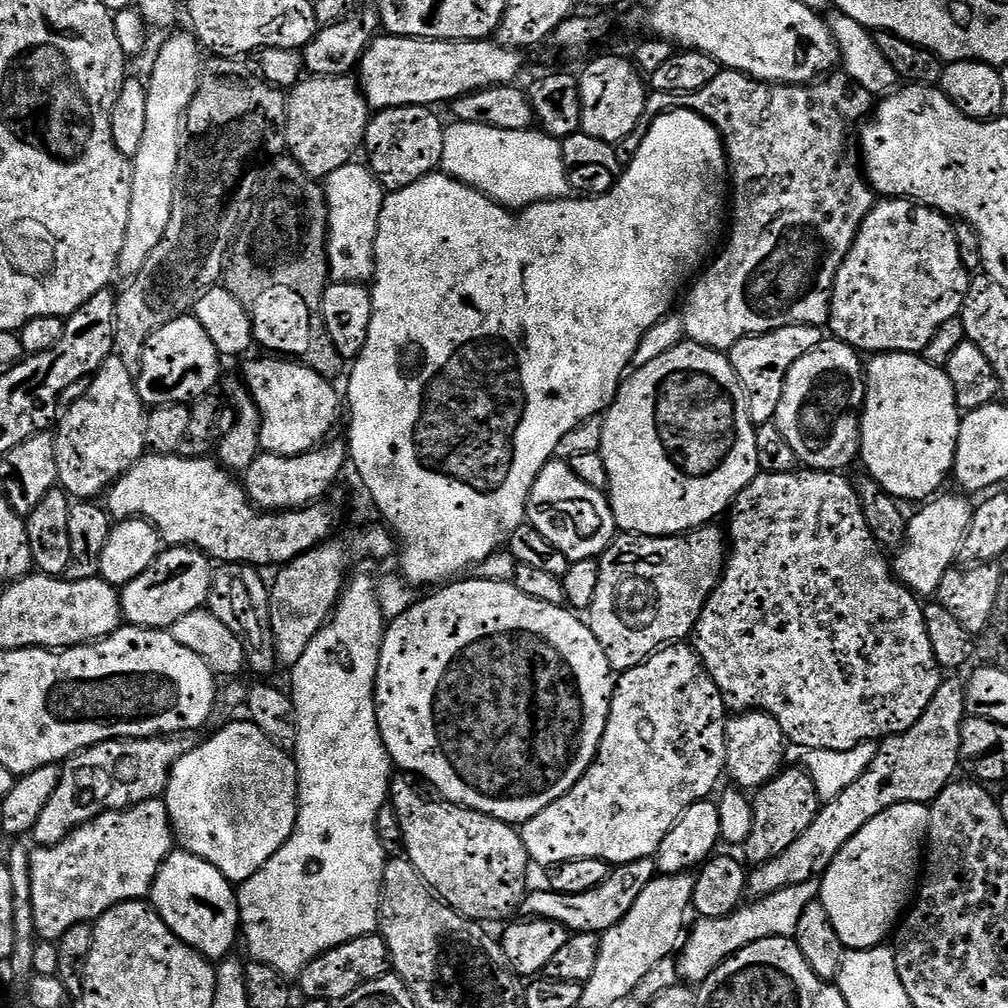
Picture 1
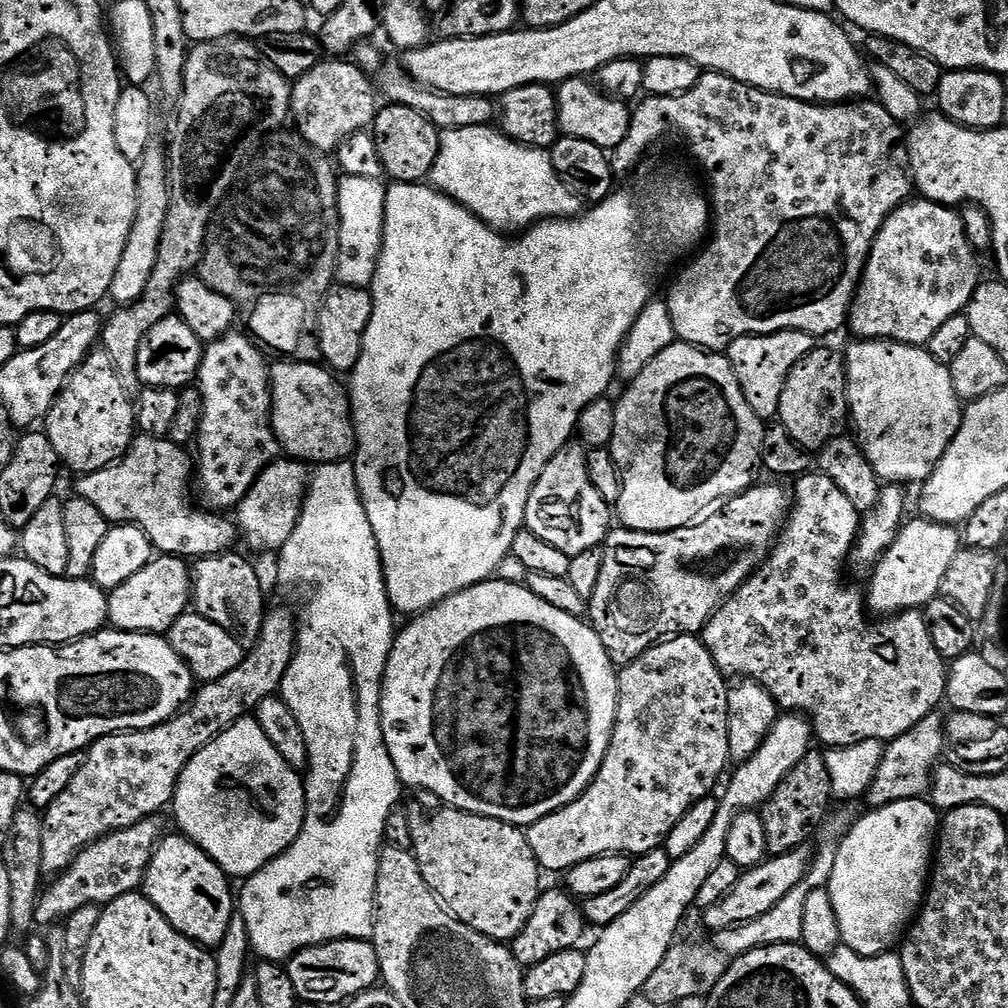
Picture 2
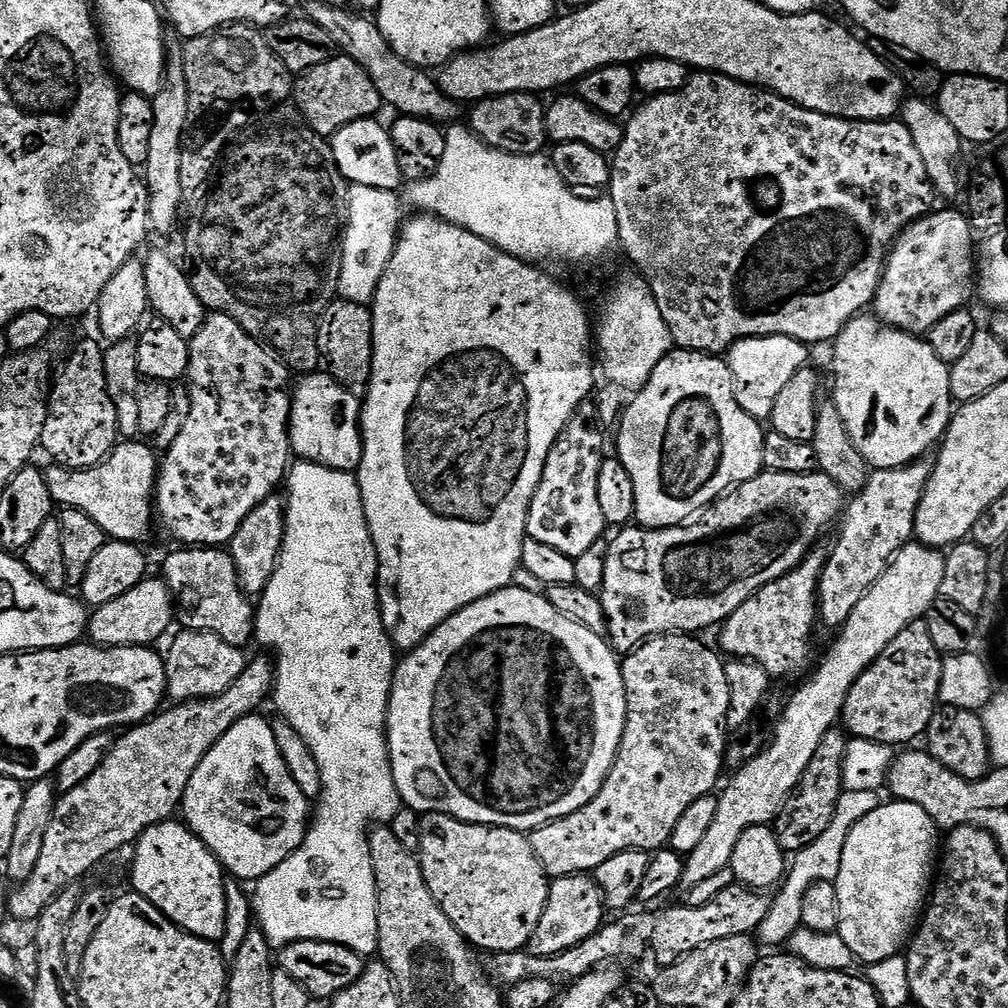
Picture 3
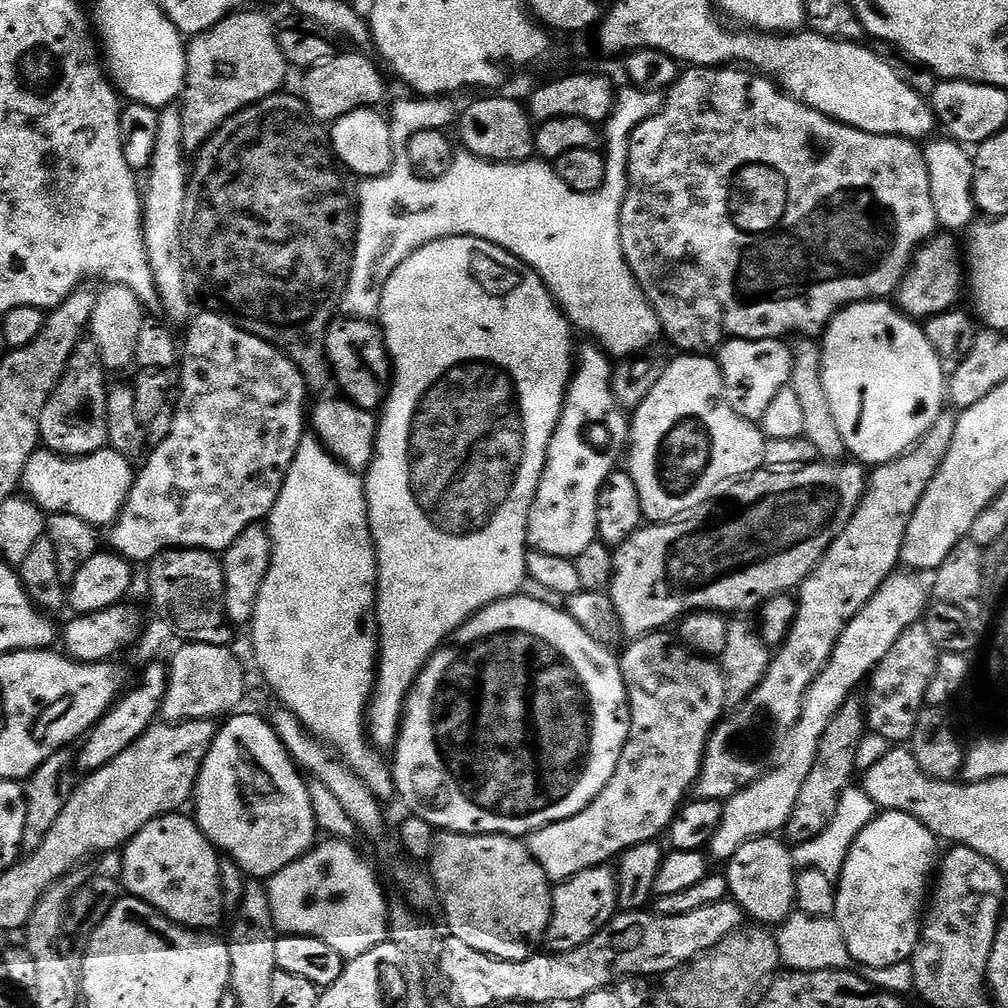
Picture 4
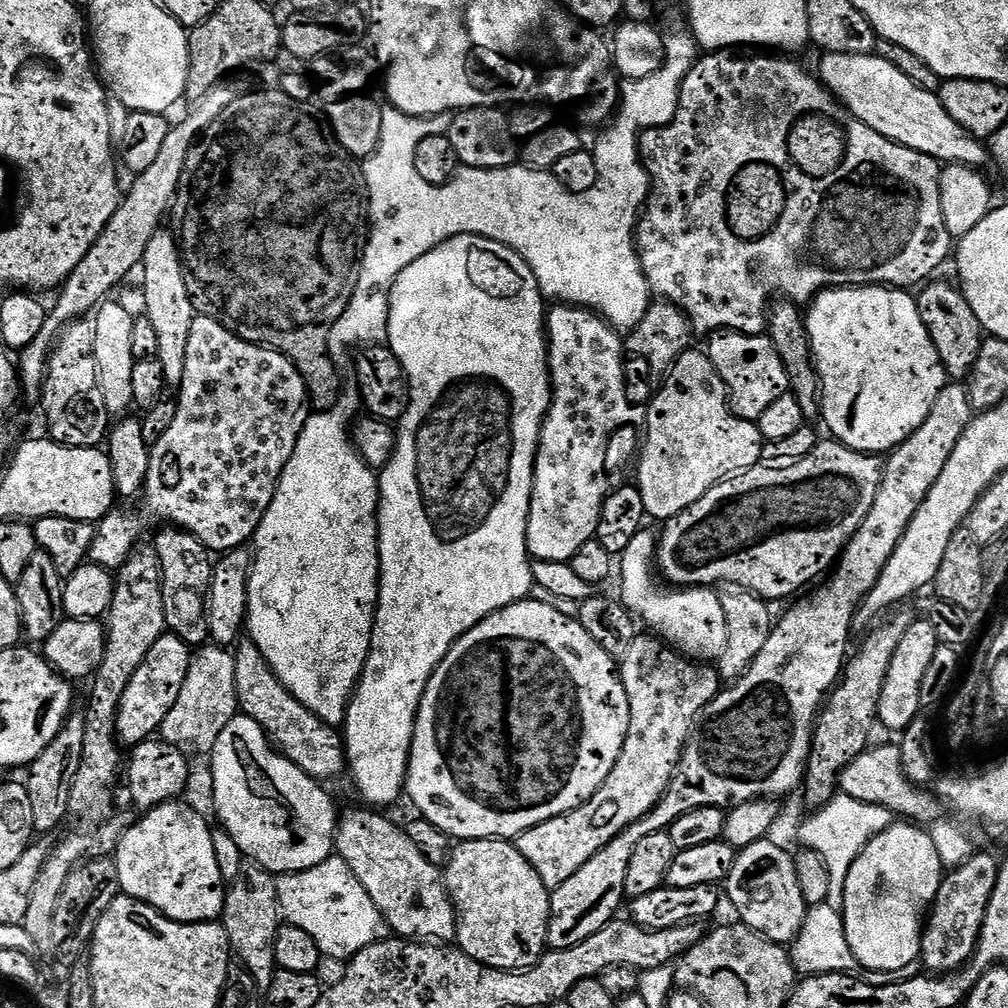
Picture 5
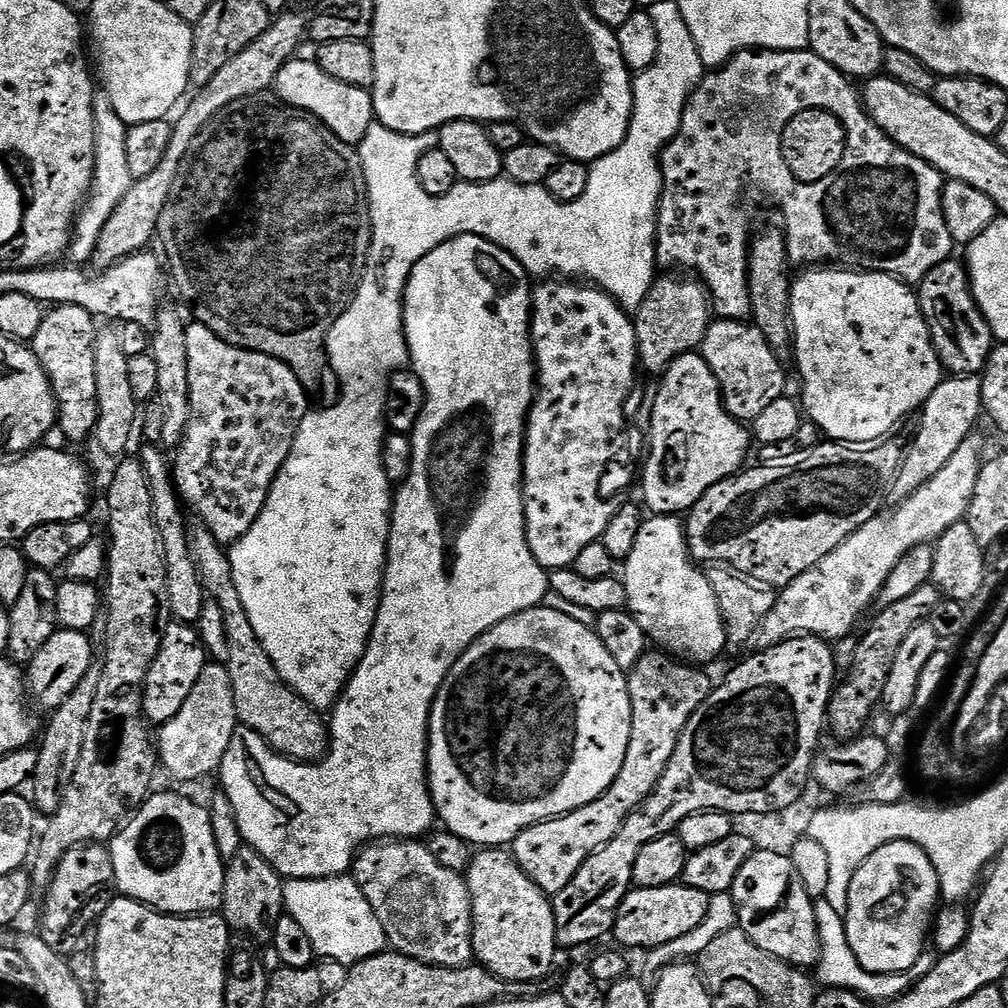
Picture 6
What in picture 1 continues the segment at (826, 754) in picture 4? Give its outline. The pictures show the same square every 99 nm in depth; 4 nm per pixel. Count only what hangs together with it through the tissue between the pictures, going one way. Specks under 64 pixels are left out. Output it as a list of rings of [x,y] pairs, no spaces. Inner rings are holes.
[[[803,766],[785,767],[769,784],[755,789],[751,797],[754,810],[754,826],[750,838],[742,845],[742,852],[748,855],[747,863],[755,866],[778,858],[782,850],[787,850],[793,842],[798,842],[814,818],[818,818],[822,801],[815,786],[815,780]]]

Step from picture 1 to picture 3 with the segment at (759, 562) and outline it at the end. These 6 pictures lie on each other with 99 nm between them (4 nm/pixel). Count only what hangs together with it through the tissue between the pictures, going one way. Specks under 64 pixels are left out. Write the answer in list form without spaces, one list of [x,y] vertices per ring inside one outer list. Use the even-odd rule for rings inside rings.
[[[809,551],[794,570],[746,598],[746,602],[742,602],[742,606],[738,606],[738,610],[734,610],[719,629],[719,647],[725,653],[728,651],[729,657],[761,664],[772,678],[807,673],[813,663],[812,631],[816,624],[818,628],[818,593],[825,559],[823,551]],[[923,620],[906,626],[906,630],[882,650],[879,658],[860,675],[850,690],[842,713],[847,735],[893,746],[908,746],[911,740],[919,736],[921,739],[938,707],[943,665],[944,656],[934,646]]]

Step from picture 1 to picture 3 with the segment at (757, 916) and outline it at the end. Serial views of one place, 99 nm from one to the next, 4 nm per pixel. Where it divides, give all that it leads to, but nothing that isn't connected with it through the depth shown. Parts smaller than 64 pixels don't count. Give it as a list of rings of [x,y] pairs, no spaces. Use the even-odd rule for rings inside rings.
[[[870,790],[841,792],[838,806],[834,810],[834,818],[830,818],[830,826],[826,826],[826,831],[815,842],[810,842],[810,846],[806,846],[806,850],[795,853],[791,857],[790,867],[782,881],[782,887],[775,893],[775,895],[777,894],[776,900],[774,896],[774,920],[776,916],[778,939],[787,941],[802,927],[802,898],[806,894],[806,890],[810,890],[810,886],[814,886],[814,882],[834,882],[838,878],[838,870],[842,866],[842,850],[850,830],[855,824],[862,822],[862,818],[866,818],[866,814],[879,808],[881,803],[880,792]]]

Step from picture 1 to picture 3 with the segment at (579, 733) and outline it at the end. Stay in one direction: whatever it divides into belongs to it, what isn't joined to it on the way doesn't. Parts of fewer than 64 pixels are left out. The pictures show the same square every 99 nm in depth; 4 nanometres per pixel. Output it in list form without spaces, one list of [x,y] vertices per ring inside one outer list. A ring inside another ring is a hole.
[[[509,586],[491,592],[486,598],[478,598],[478,602],[470,602],[470,606],[446,618],[446,622],[429,632],[427,638],[405,656],[408,657],[405,660],[403,657],[397,663],[392,676],[386,731],[394,782],[398,786],[401,801],[407,807],[421,814],[441,812],[467,824],[515,828],[518,832],[528,834],[552,820],[561,820],[564,816],[582,810],[582,806],[596,797],[620,749],[628,713],[624,670],[617,653],[605,637],[590,634],[586,626],[566,618],[566,614],[558,614],[558,610],[550,606],[547,595],[530,594],[530,590]]]

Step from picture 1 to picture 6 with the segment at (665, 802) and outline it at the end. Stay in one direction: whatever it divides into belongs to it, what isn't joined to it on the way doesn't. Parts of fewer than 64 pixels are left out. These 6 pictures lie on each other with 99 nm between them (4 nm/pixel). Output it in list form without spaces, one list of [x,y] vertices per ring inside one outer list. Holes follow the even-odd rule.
[[[649,650],[627,673],[632,725],[626,762],[622,762],[618,778],[594,802],[522,830],[510,845],[518,866],[549,897],[566,887],[586,858],[615,838],[622,830],[622,822],[658,786],[686,722],[712,693],[714,680],[704,672],[707,671],[703,667],[681,662],[663,650]]]

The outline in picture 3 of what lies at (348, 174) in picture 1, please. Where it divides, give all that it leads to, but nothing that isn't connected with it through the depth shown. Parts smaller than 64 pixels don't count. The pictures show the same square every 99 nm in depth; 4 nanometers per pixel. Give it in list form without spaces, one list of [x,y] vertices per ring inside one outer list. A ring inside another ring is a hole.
[[[351,185],[348,189],[348,215],[342,237],[342,274],[339,299],[371,305],[376,298],[382,274],[400,239],[400,200],[396,192]]]

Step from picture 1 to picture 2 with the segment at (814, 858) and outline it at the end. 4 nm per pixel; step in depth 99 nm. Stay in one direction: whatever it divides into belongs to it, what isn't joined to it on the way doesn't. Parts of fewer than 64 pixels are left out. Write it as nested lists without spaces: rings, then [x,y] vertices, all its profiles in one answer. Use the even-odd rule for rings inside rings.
[[[939,711],[931,712],[926,718],[922,718],[922,722],[918,722],[918,726],[906,730],[906,734],[887,741],[884,758],[878,766],[878,774],[874,774],[874,782],[870,782],[866,793],[869,809],[885,808],[899,800],[914,800],[929,791],[932,773],[945,755],[945,717],[940,715]],[[807,843],[786,854],[768,856],[758,866],[743,869],[734,890],[730,890],[726,898],[714,902],[714,906],[703,909],[704,924],[709,928],[709,933],[715,934],[727,928],[736,928],[746,922],[754,922],[762,918],[762,914],[774,910],[774,906],[778,906],[778,902],[782,902],[782,898],[786,898],[786,894],[790,894],[790,890],[794,890],[794,886],[798,886],[802,878],[806,878],[813,855],[813,845]]]

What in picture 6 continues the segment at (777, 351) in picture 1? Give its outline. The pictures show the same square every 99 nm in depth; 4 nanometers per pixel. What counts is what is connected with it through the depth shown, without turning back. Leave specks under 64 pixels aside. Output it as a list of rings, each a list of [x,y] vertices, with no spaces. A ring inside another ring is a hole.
[[[713,319],[708,325],[708,333],[704,335],[702,358],[720,383],[724,409],[738,421],[755,420],[766,406],[770,406],[770,402],[785,395],[781,357],[773,352],[766,338],[751,322]]]

